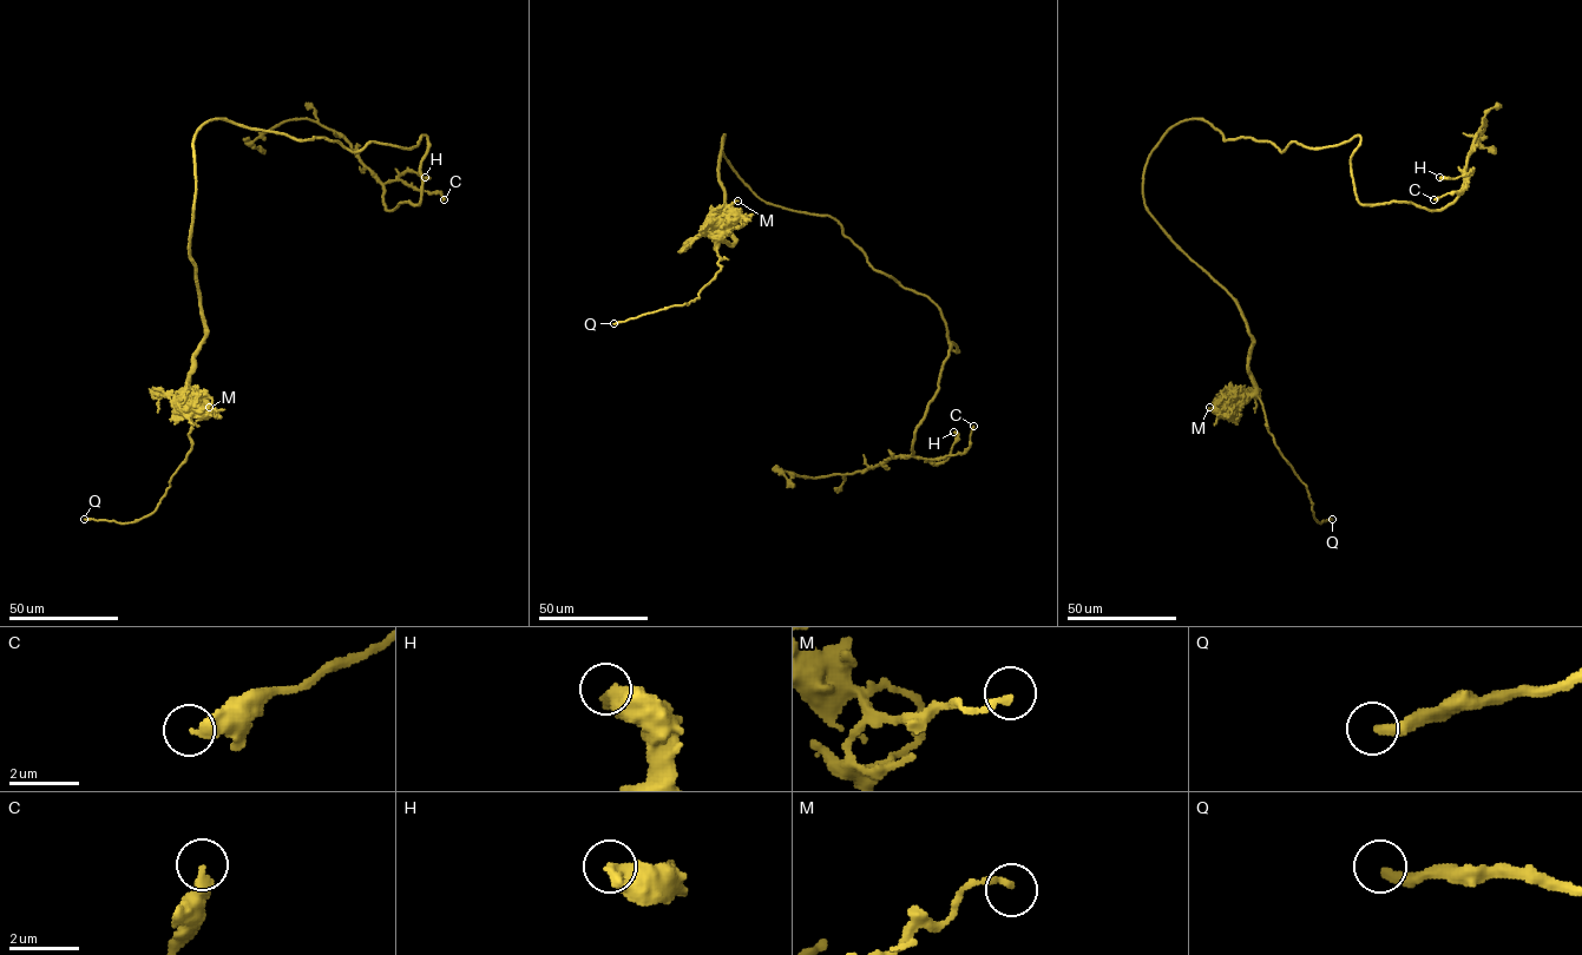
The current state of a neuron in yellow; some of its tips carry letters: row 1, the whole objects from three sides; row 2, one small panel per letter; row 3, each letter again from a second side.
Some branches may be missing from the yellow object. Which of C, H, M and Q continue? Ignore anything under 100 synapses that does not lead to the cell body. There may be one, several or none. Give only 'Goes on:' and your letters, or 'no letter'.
Goes on: Q

